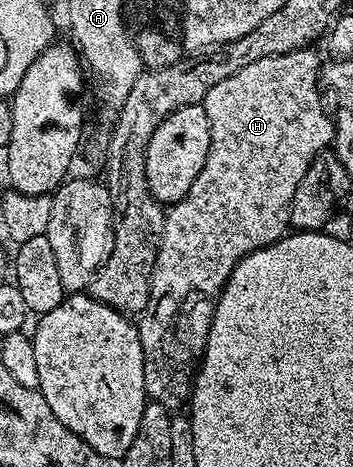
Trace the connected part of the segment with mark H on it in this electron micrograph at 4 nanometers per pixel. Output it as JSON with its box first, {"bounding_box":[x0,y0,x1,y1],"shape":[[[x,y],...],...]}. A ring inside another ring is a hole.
{"bounding_box":[137,47,335,407],"shape":[[[308,47],[285,55],[273,55],[269,59],[257,59],[257,63],[249,63],[249,67],[241,67],[241,71],[237,71],[237,75],[229,75],[229,79],[221,79],[221,83],[217,83],[217,87],[213,87],[213,91],[209,91],[209,95],[205,95],[202,107],[205,115],[209,115],[209,123],[211,124],[209,155],[205,159],[205,167],[201,167],[201,175],[197,175],[193,187],[189,187],[189,195],[185,195],[185,199],[181,199],[166,210],[167,222],[157,255],[157,263],[153,267],[149,303],[143,308],[137,321],[141,335],[141,351],[145,355],[145,391],[152,401],[162,401],[168,407],[175,407],[175,404],[186,406],[190,402],[193,378],[207,346],[209,327],[213,323],[213,315],[215,314],[215,304],[219,302],[219,296],[223,294],[223,288],[233,271],[233,267],[237,267],[237,263],[246,253],[252,253],[266,245],[272,245],[274,241],[279,241],[287,236],[291,225],[291,204],[293,203],[293,195],[297,191],[297,183],[301,183],[305,171],[309,171],[309,163],[313,163],[316,155],[324,152],[335,140],[335,122],[328,106],[327,109],[323,106],[323,97],[319,94],[319,89],[321,90],[321,60],[319,61],[315,51],[314,48]]]}

